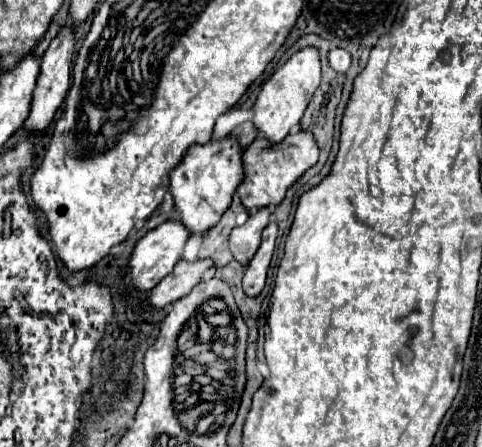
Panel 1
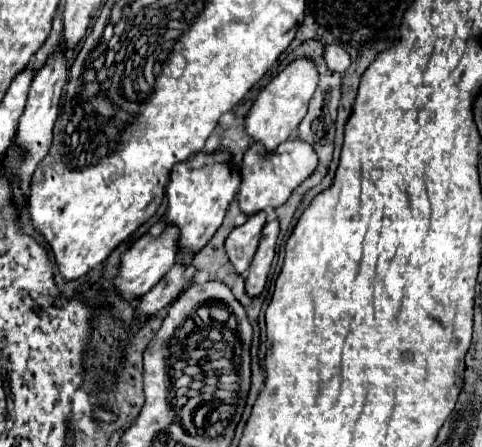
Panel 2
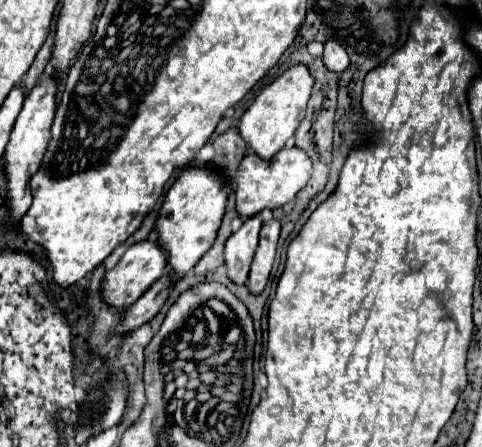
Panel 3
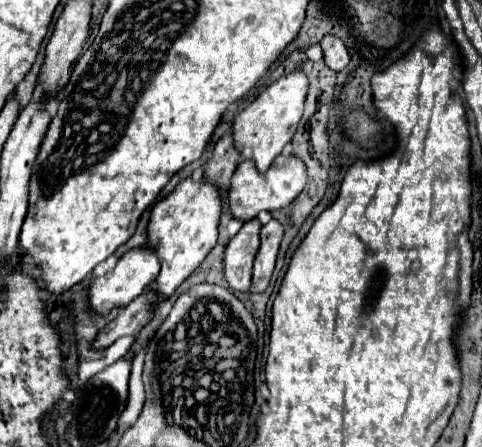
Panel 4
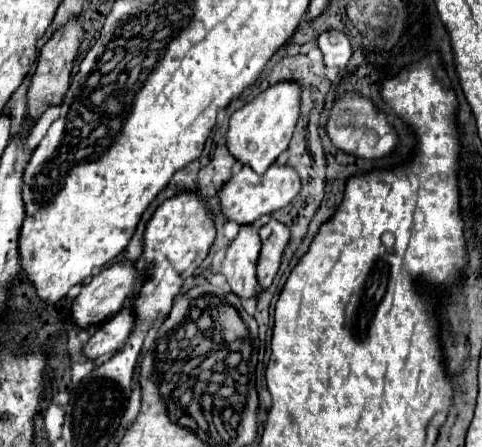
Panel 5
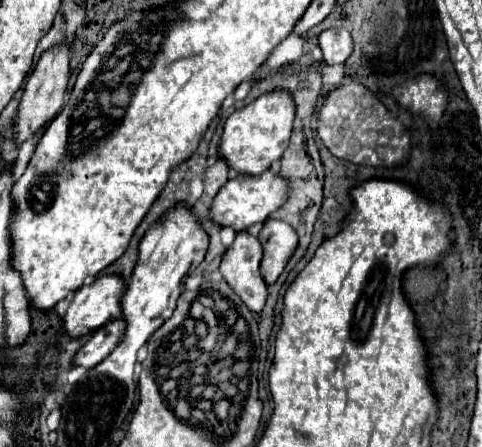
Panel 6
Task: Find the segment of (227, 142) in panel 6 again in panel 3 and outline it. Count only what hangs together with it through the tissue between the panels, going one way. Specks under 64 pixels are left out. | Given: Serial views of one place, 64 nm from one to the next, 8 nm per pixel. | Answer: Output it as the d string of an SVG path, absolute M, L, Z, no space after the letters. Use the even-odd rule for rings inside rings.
M304 64L288 68L272 84L264 86L264 90L256 96L254 104L244 112L238 124L240 136L246 140L248 150L256 152L264 160L270 160L294 136L298 124L302 122L308 98L312 94L312 86L314 86L314 76L310 68Z

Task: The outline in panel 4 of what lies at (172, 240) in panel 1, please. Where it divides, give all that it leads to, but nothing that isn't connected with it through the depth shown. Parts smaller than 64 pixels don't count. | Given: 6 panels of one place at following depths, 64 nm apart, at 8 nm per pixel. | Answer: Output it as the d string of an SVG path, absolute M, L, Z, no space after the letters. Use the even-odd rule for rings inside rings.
M148 246L128 250L118 260L118 264L116 264L114 270L110 270L108 274L104 274L104 276L100 276L100 278L96 278L92 282L92 286L90 286L90 306L92 306L92 310L96 310L102 316L108 316L116 308L128 306L136 296L140 296L156 280L158 274L160 274L158 256Z

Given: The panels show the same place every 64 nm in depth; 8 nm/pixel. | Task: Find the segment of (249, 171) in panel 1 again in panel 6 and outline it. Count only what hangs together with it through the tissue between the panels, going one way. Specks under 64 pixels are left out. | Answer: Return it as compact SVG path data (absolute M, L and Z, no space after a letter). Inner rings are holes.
M272 170L260 176L236 176L228 180L216 194L212 204L212 216L218 224L234 226L236 232L240 232L256 222L264 222L272 212L276 212L276 208L284 204L286 194L288 194L288 182L284 180L284 176L278 176Z

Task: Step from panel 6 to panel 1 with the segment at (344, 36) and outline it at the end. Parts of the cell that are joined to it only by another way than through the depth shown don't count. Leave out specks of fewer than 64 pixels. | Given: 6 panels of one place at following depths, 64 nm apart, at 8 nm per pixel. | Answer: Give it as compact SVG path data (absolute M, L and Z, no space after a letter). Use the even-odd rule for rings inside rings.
M334 48L334 50L330 50L328 60L330 60L330 66L332 66L336 72L346 72L346 70L350 68L350 64L352 64L350 54L348 54L346 50L342 50L342 48Z

